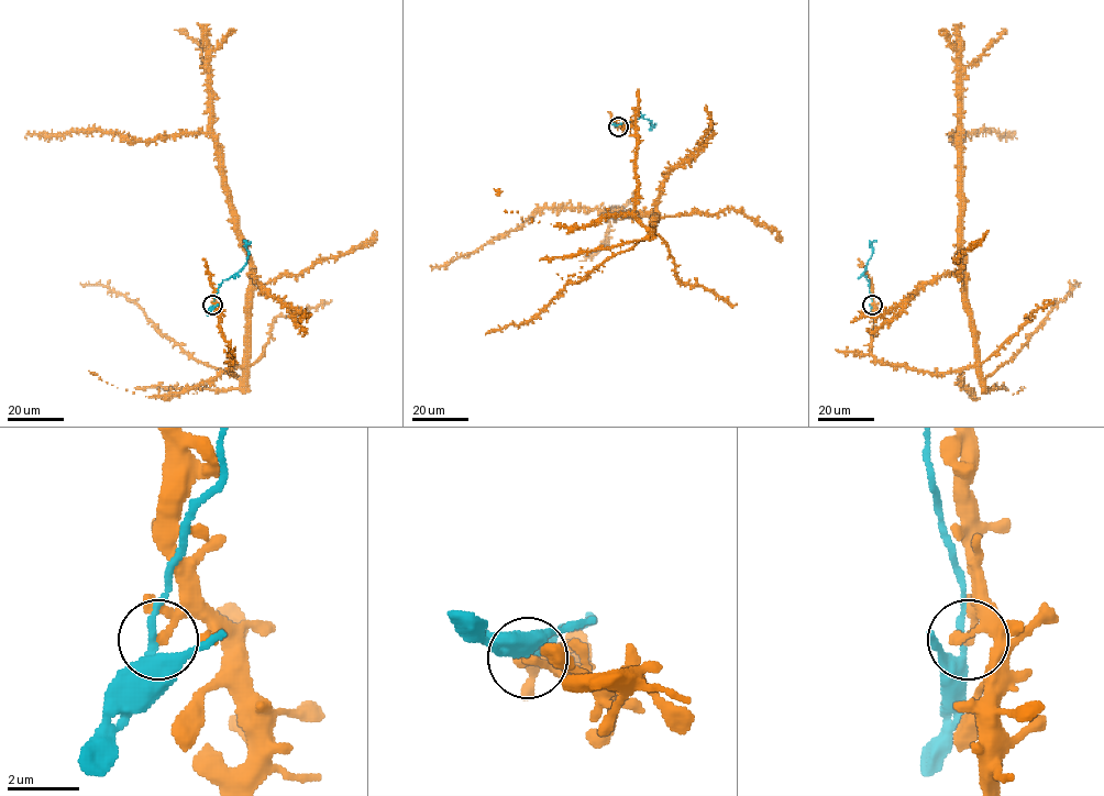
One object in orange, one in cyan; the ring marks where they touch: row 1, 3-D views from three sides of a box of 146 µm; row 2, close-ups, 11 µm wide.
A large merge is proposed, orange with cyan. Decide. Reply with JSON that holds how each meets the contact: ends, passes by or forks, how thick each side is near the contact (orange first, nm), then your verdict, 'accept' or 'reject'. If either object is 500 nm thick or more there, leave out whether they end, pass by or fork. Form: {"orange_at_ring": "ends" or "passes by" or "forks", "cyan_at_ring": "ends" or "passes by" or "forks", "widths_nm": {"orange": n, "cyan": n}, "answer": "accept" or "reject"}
{"orange_at_ring": "passes by", "cyan_at_ring": "passes by", "widths_nm": {"orange": 170, "cyan": 340}, "answer": "reject"}

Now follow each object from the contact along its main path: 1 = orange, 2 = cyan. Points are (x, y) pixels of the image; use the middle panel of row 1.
1: (618, 126), (635, 124), (635, 217), (651, 229), (654, 216), (540, 209), (518, 228), (431, 271)
2: (618, 126), (642, 117), (653, 124), (651, 131)

